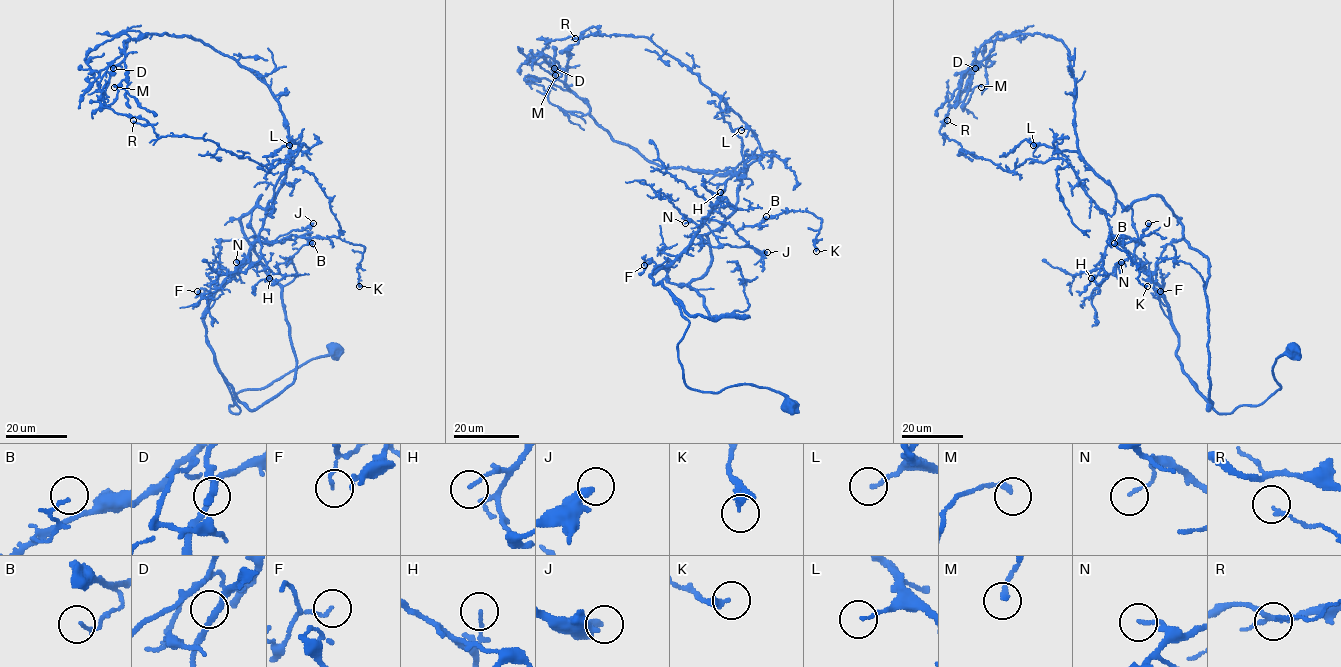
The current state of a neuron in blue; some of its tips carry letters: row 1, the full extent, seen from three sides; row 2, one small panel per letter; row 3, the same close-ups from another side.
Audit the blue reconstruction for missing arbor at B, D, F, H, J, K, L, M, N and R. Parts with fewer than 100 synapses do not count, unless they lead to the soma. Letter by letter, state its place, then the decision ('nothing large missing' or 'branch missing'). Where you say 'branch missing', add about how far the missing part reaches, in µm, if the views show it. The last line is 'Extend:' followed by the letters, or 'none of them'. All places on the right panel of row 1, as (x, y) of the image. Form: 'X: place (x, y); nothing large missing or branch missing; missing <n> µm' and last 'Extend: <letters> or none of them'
B: place (1114, 243); nothing large missing
D: place (975, 68); nothing large missing
F: place (1160, 291); nothing large missing
H: place (1091, 278); nothing large missing
J: place (1148, 223); nothing large missing
K: place (1147, 286); nothing large missing
L: place (1033, 145); nothing large missing
M: place (981, 87); nothing large missing
N: place (1121, 262); nothing large missing
R: place (947, 120); nothing large missing
Extend: none of them

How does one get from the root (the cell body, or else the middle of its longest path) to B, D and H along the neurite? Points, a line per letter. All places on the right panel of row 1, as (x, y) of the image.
B: (1292, 349), (1273, 365), (1272, 395), (1219, 413), (1184, 372), (1162, 289), (1118, 242), (1128, 238), (1114, 243)
D: (1292, 349), (1272, 395), (1216, 411), (1184, 372), (1162, 289), (1073, 168), (1004, 170), (939, 132), (975, 68)
H: (1292, 349), (1273, 365), (1280, 388), (1272, 395), (1219, 413), (1184, 372), (1162, 289), (1116, 240), (1091, 278)

